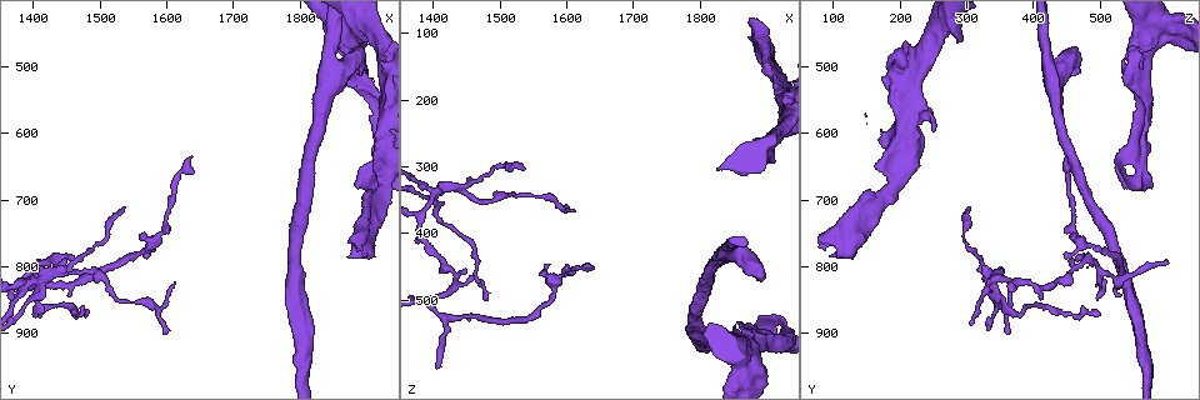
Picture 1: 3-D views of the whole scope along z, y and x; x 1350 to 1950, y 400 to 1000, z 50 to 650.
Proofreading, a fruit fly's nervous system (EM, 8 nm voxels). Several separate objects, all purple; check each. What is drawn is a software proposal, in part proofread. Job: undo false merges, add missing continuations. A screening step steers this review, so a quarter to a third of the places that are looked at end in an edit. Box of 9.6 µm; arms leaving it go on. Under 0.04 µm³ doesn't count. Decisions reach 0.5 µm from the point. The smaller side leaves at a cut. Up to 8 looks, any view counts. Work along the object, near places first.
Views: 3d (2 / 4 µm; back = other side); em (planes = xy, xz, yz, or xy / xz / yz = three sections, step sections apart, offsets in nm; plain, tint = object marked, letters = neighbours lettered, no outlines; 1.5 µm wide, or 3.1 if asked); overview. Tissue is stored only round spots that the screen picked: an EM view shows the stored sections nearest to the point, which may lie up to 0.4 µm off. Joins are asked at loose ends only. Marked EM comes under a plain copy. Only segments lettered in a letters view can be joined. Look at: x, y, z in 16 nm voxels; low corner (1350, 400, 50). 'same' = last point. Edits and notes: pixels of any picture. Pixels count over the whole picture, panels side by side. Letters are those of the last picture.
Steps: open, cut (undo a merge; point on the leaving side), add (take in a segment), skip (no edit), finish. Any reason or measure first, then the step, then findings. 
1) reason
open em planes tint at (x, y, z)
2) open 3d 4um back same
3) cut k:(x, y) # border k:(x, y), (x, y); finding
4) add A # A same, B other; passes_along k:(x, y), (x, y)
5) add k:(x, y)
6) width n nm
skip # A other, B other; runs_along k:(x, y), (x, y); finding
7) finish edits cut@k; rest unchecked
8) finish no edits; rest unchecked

tapers out
open em yz step 4 tint at (1480, 870, 495)

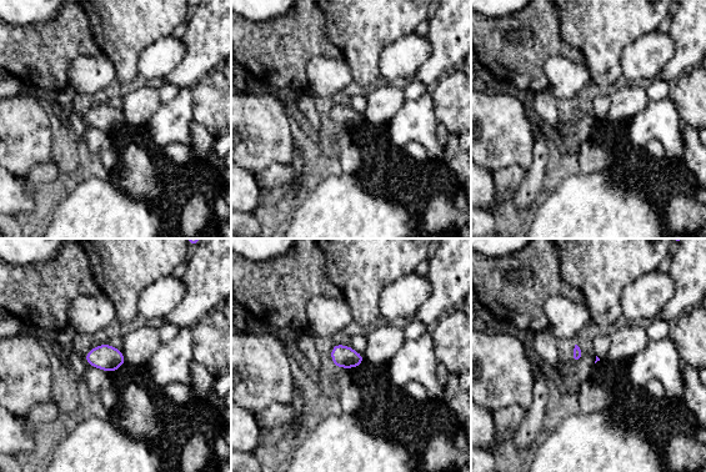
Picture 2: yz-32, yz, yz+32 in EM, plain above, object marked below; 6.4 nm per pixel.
cut it another way
open em xy step 4 letters same

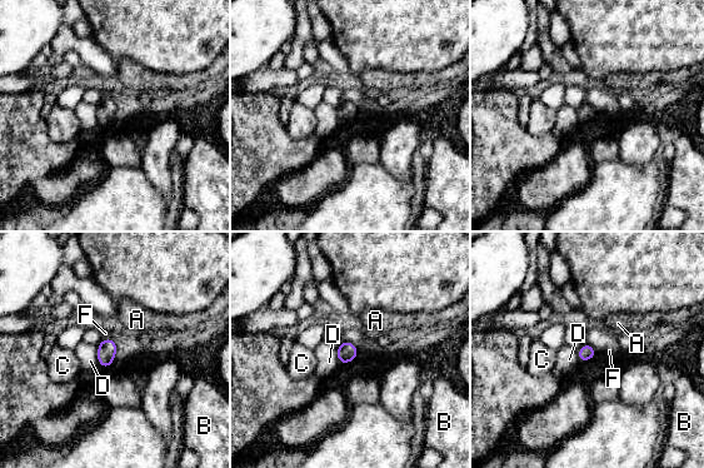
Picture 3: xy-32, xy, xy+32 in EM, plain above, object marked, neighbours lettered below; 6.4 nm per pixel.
skip # A other, B other, C other, D other, F other; none of them fits

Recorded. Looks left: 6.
tapers out
open 3d 4um at (1400, 790, 605)

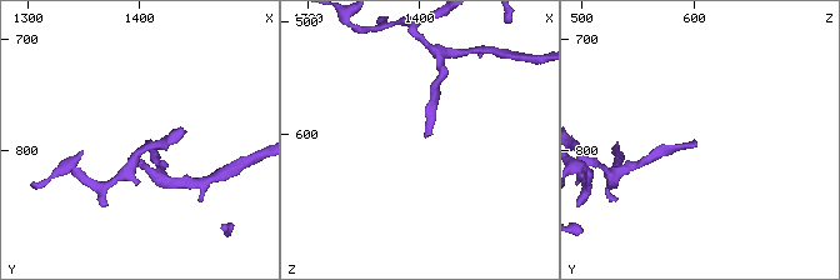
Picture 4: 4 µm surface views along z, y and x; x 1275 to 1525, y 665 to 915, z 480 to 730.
shape alone is not enough
open em yz step 8 tint at (1404, 792, 602)

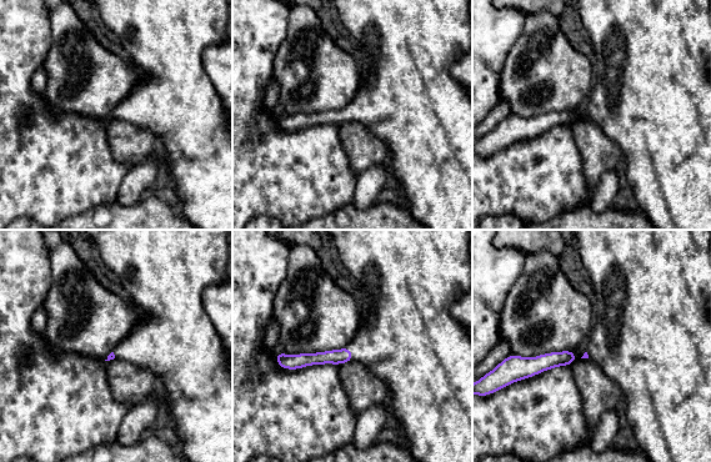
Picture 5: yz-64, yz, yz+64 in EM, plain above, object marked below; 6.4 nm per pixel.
another direction
open em planes letters same

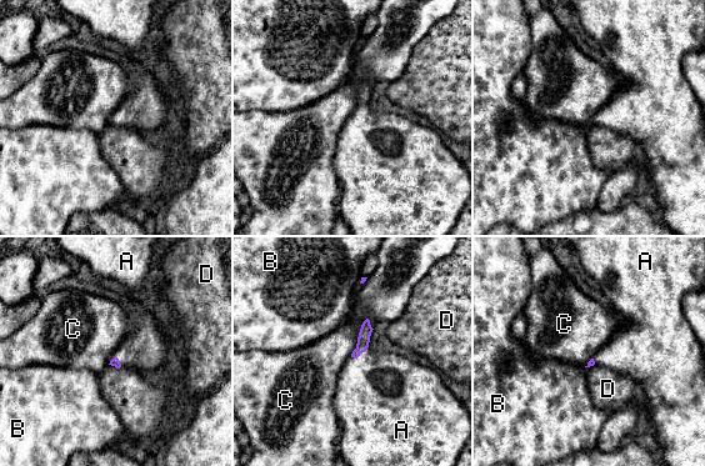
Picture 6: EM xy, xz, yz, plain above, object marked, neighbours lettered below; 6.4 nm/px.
add A # A same, B other, C other, D other; passes_along 6:(364, 335), (360, 354), (376, 389); the cell continues

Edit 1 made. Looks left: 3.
finish edits add@6; rest unchecked

